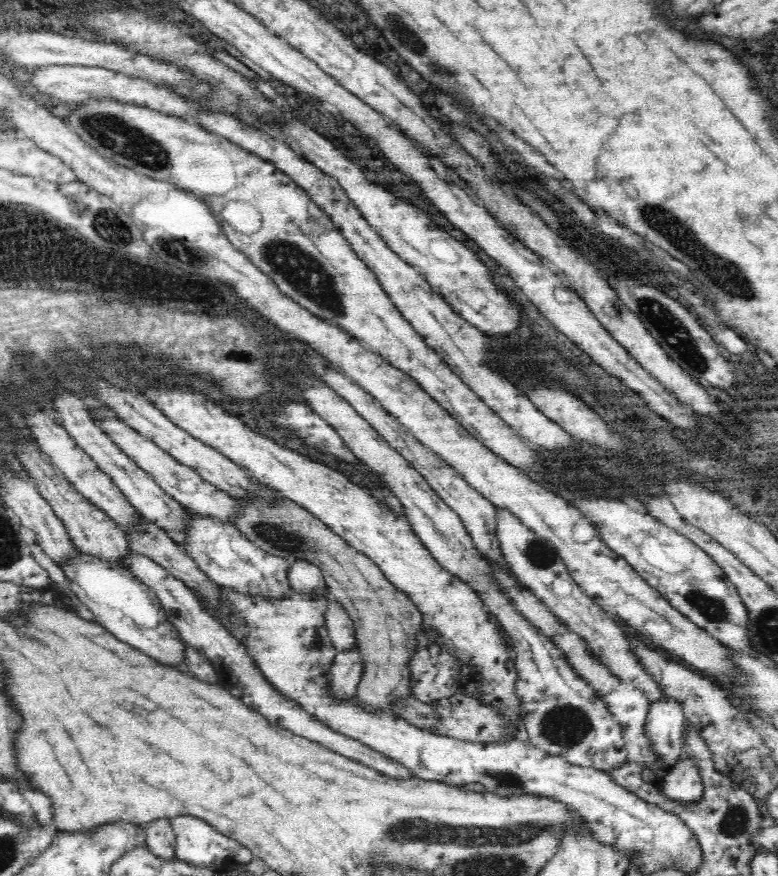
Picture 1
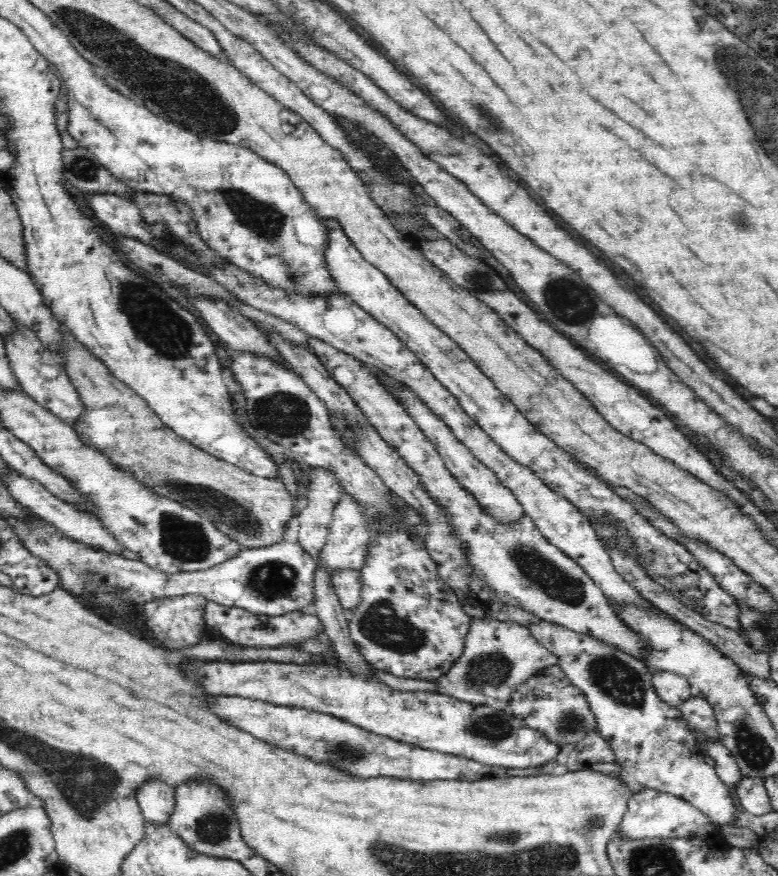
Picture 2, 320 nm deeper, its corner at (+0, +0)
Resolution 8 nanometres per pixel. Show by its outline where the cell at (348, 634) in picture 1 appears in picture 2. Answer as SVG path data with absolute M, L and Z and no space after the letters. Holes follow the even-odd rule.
M336 568L331 573L331 579L345 612L355 609L361 601L361 570Z

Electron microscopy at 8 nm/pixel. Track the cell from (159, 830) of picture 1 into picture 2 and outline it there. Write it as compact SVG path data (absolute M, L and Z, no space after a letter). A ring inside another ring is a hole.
M146 778L146 782L136 788L136 800L147 822L167 824L175 807L175 787L161 778Z

